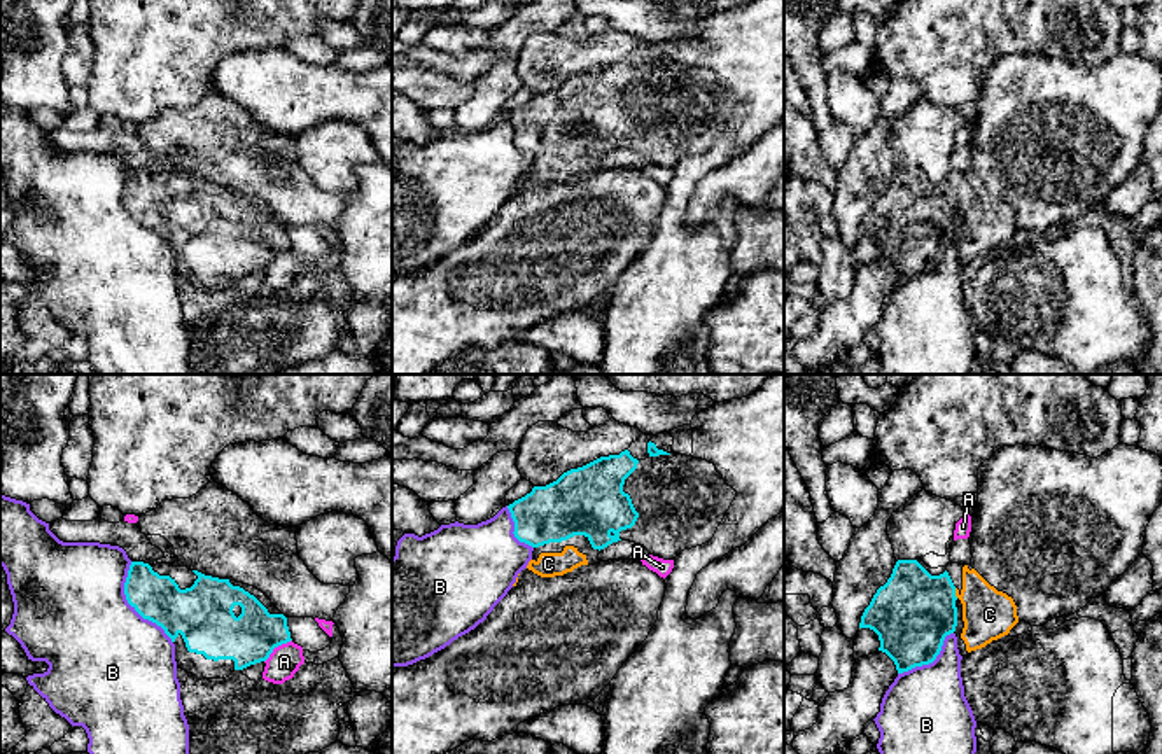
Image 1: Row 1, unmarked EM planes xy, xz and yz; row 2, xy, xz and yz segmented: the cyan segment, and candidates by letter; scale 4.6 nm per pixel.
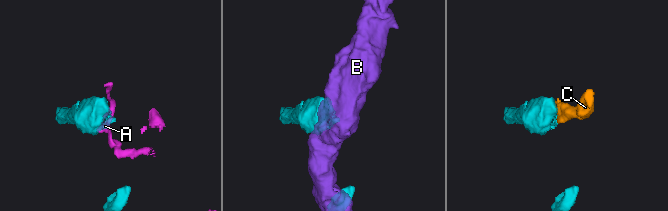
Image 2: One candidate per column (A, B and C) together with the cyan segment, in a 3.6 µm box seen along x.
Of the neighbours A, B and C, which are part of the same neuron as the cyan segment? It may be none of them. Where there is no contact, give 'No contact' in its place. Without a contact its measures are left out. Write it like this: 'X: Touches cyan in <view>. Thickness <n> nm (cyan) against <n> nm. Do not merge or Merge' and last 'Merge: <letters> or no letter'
A: Touches cyan in xy. Thickness 240 nm (cyan) against 150 nm. Do not merge
B: Touches cyan in xy. Thickness 220 nm (cyan) against 480 nm. Do not merge
C: Touches cyan in yz. Thickness 380 nm (cyan) against 240 nm. Merge
Merge: C

